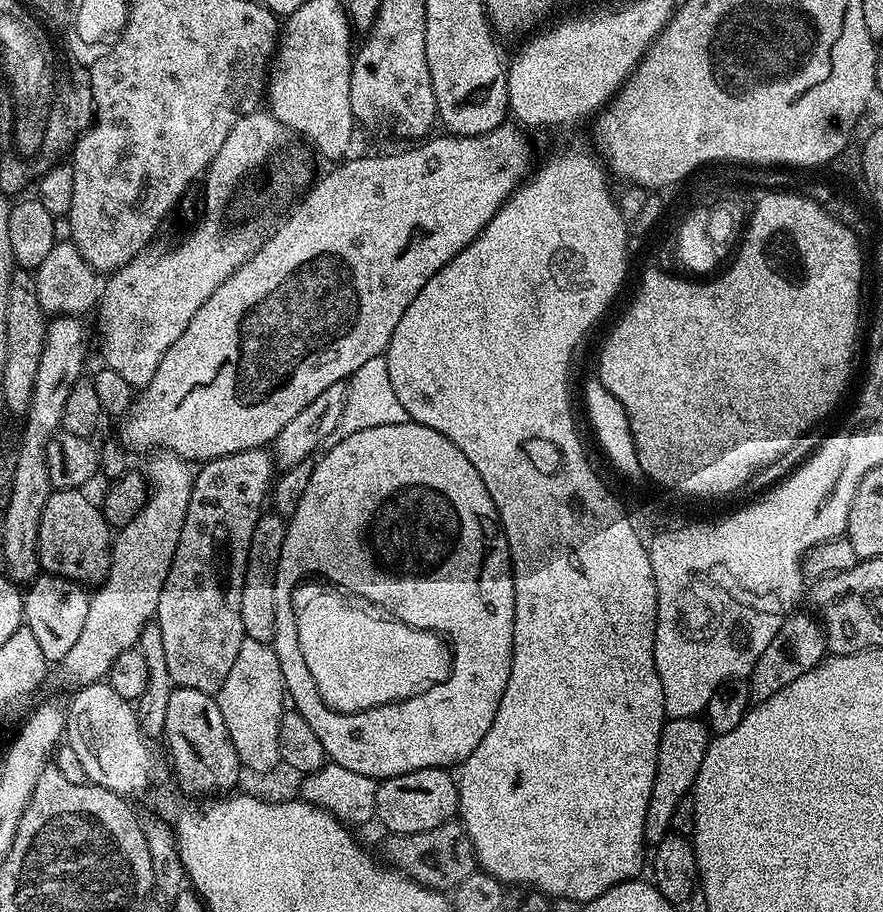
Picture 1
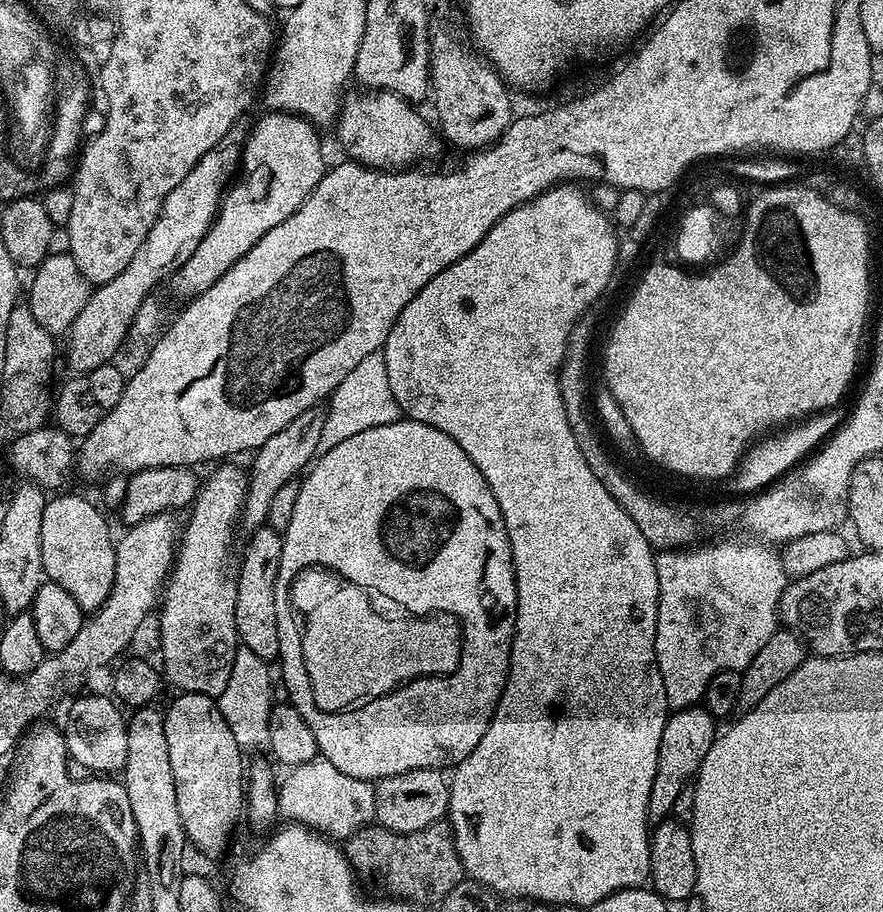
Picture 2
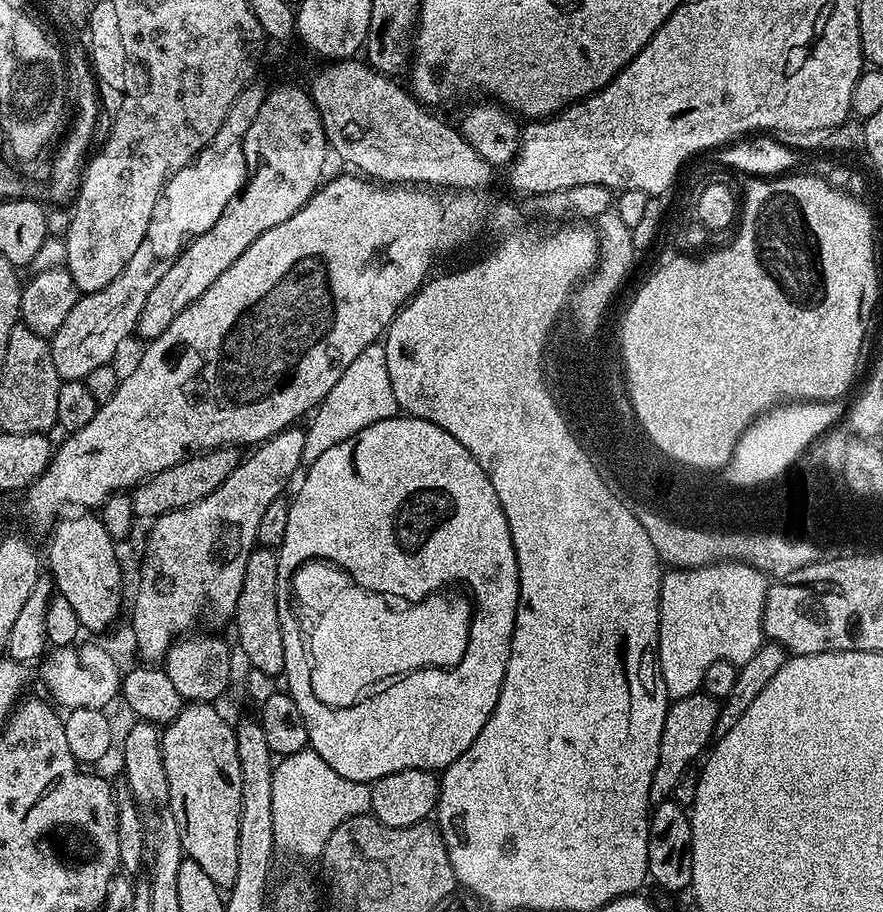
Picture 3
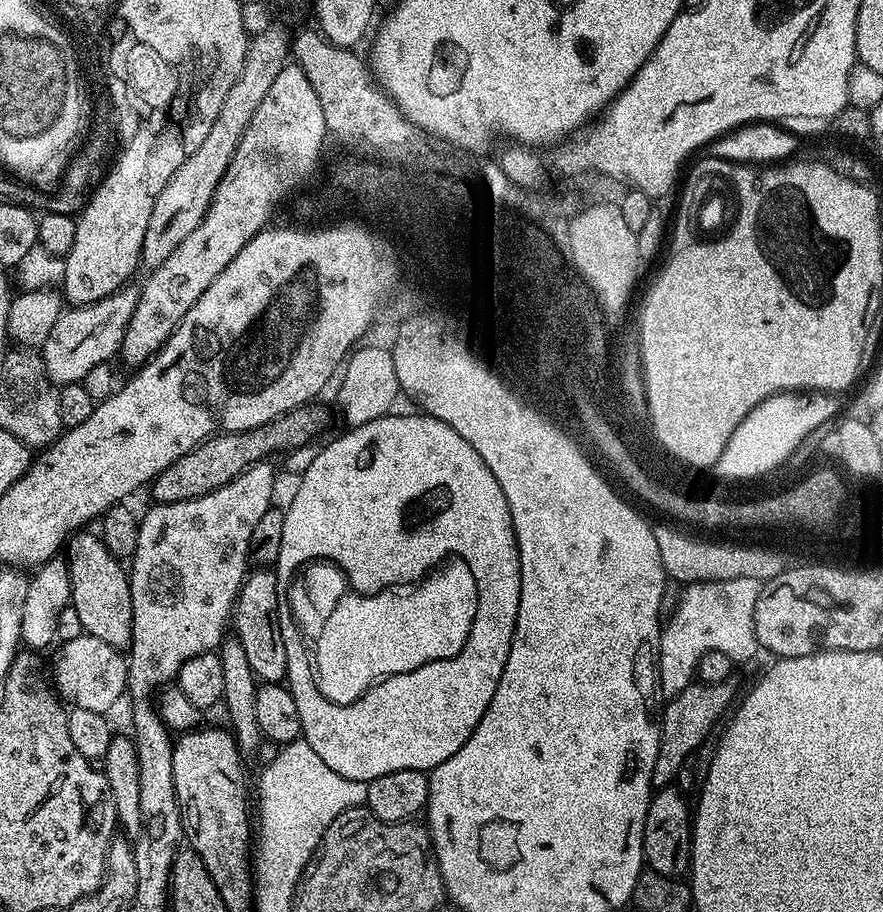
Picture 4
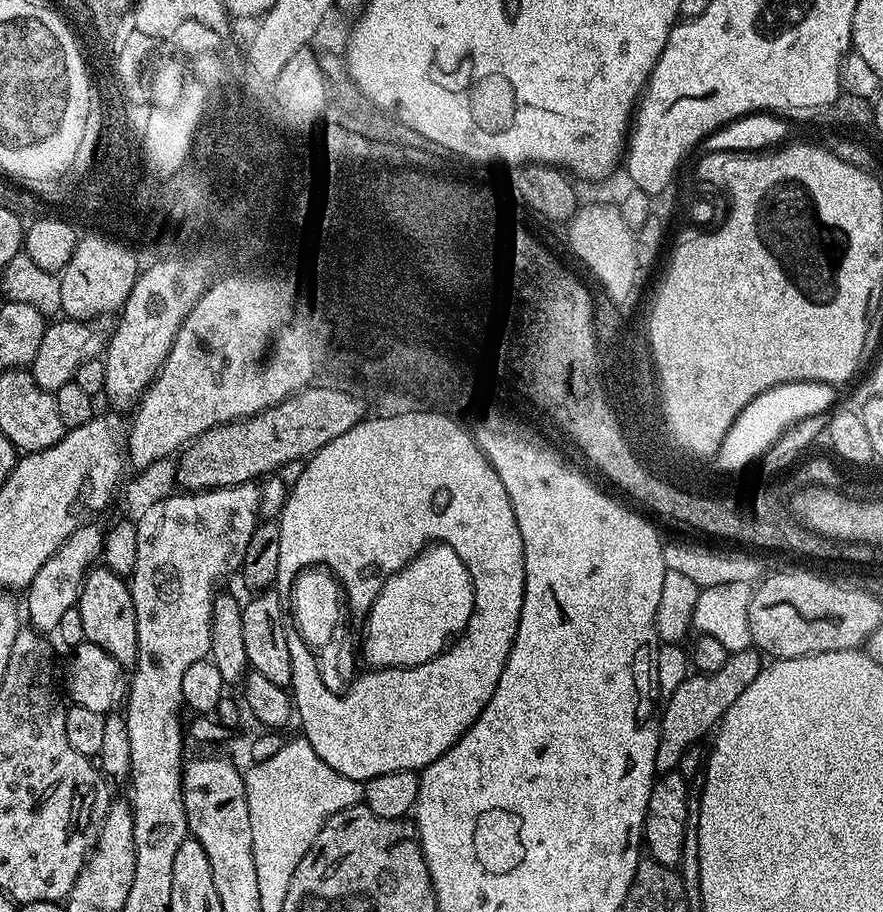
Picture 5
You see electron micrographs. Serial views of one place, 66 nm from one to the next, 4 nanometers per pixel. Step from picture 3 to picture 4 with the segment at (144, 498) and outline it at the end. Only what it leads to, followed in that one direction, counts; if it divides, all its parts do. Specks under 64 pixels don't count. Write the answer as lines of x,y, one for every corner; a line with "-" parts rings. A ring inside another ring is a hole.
320,402
304,404
285,416
274,418
266,426
258,426
249,432
225,432
209,436
194,450
182,454
178,462
166,466
150,485
152,500
158,504
186,502
190,498
202,498
242,474
251,464
272,458
275,452
287,454
304,444
313,443
328,424
328,412

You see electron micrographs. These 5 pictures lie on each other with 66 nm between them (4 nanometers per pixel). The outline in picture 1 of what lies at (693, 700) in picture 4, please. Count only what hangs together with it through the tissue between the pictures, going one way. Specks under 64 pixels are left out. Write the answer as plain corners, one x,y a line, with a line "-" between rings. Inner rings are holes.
678,718
665,723
664,729
660,732
654,786
650,790
650,802
646,806
644,838
649,845
658,845
669,835
674,810
678,810
678,802
682,802
682,798
689,795
696,785
702,758
706,758
709,739
710,729
703,719

